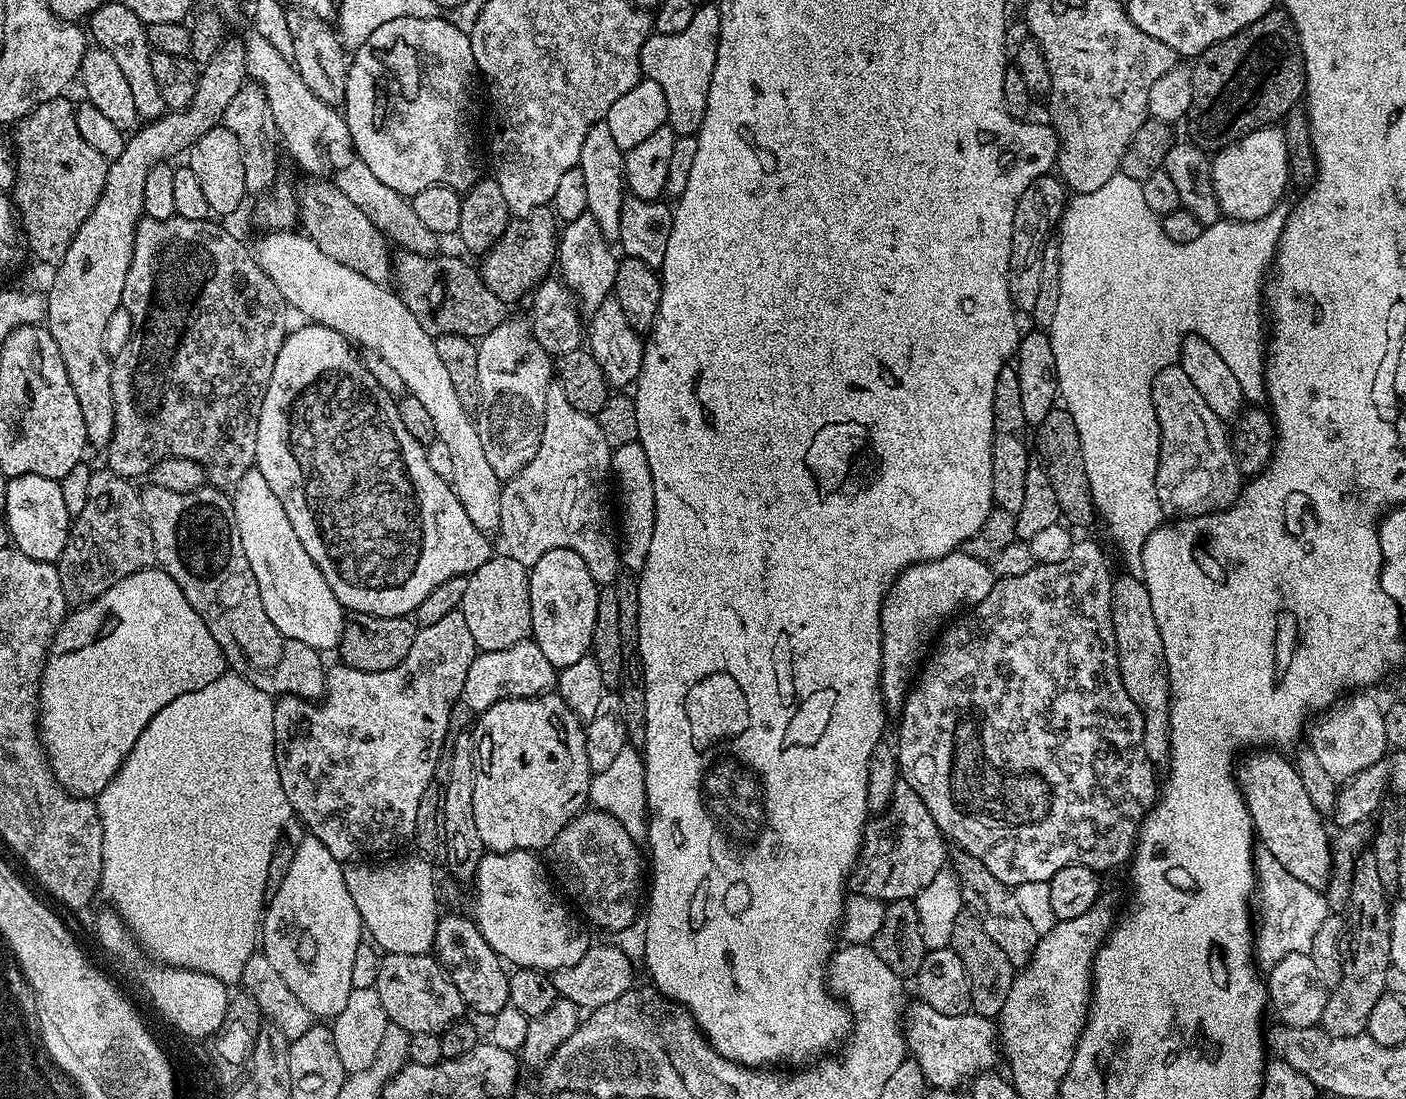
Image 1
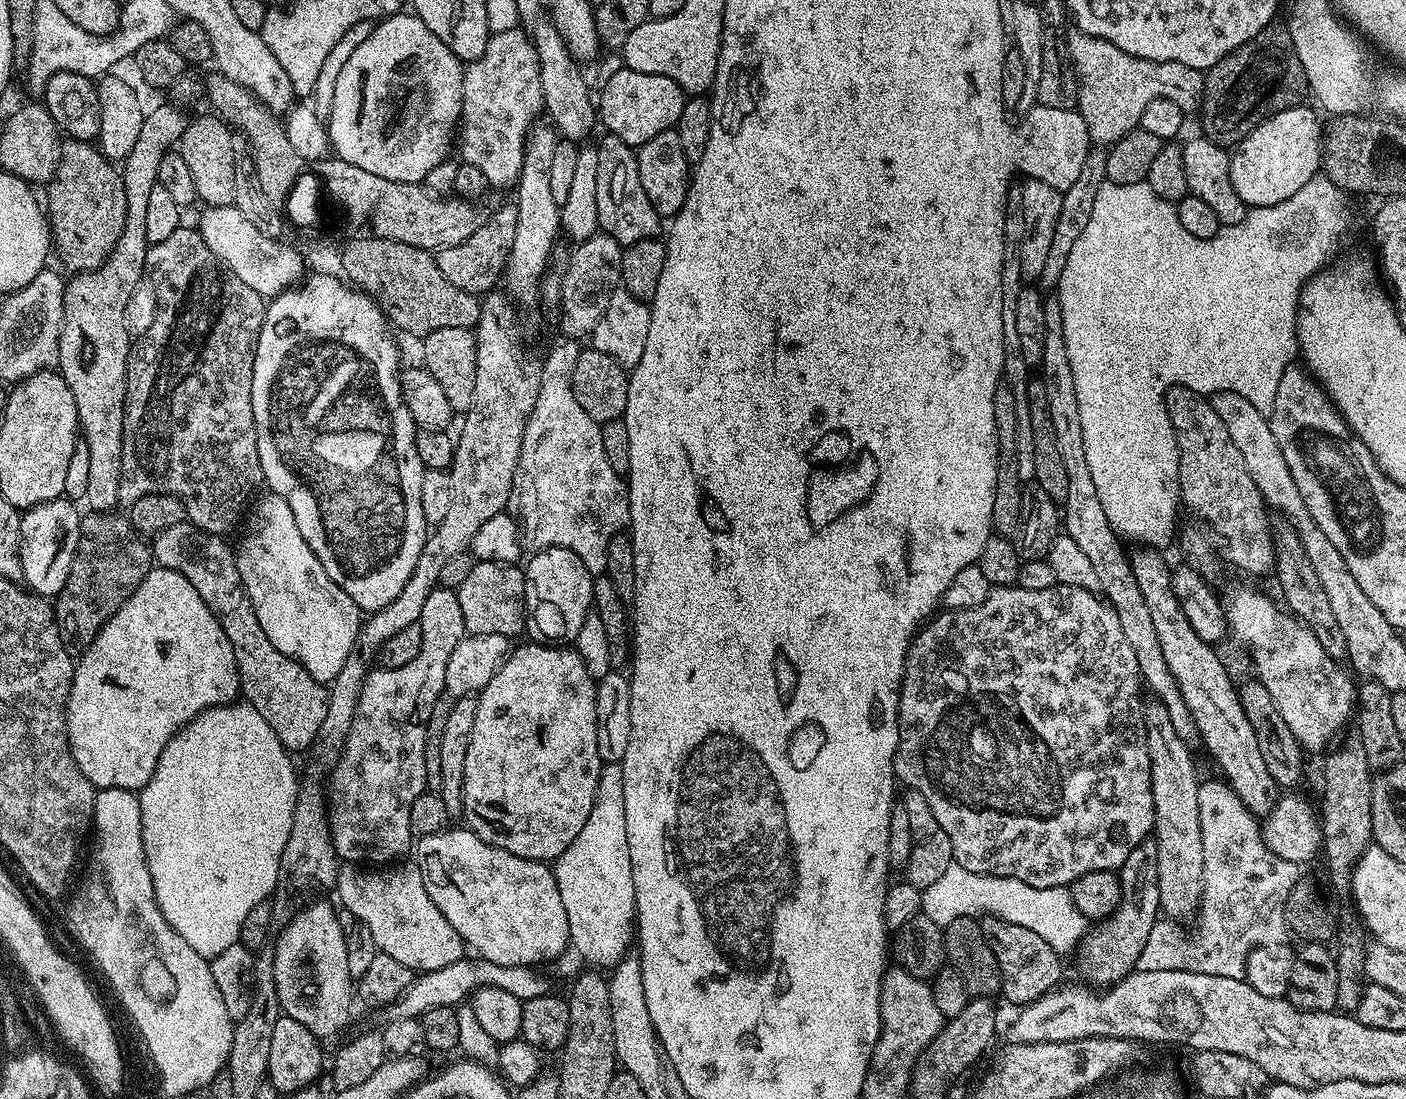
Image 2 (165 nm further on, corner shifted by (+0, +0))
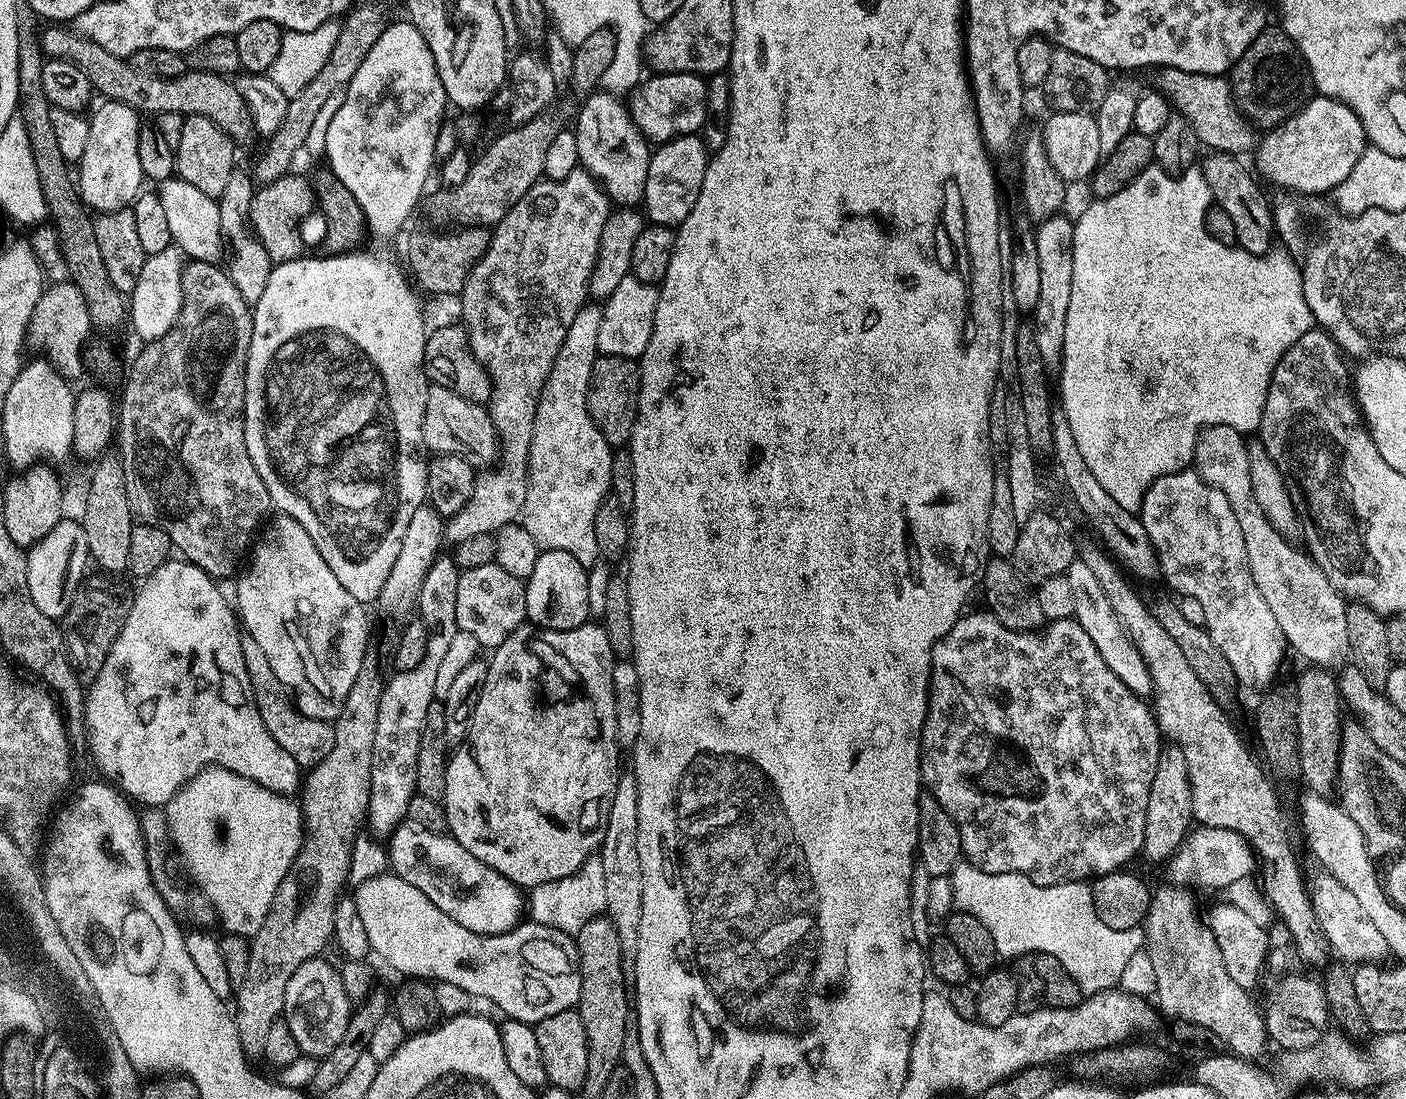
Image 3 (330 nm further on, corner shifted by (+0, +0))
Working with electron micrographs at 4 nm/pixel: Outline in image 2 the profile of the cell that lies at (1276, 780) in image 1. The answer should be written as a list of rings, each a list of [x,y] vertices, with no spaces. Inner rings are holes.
[[[1138,546],[1129,553],[1129,562],[1138,590],[1145,599],[1161,643],[1166,666],[1173,674],[1186,708],[1190,710],[1193,729],[1206,746],[1207,752],[1220,768],[1220,773],[1234,790],[1234,794],[1257,817],[1272,811],[1278,799],[1278,785],[1269,774],[1258,746],[1257,734],[1242,708],[1237,685],[1226,672],[1215,648],[1204,640],[1182,610],[1173,588],[1173,571],[1155,548]]]

